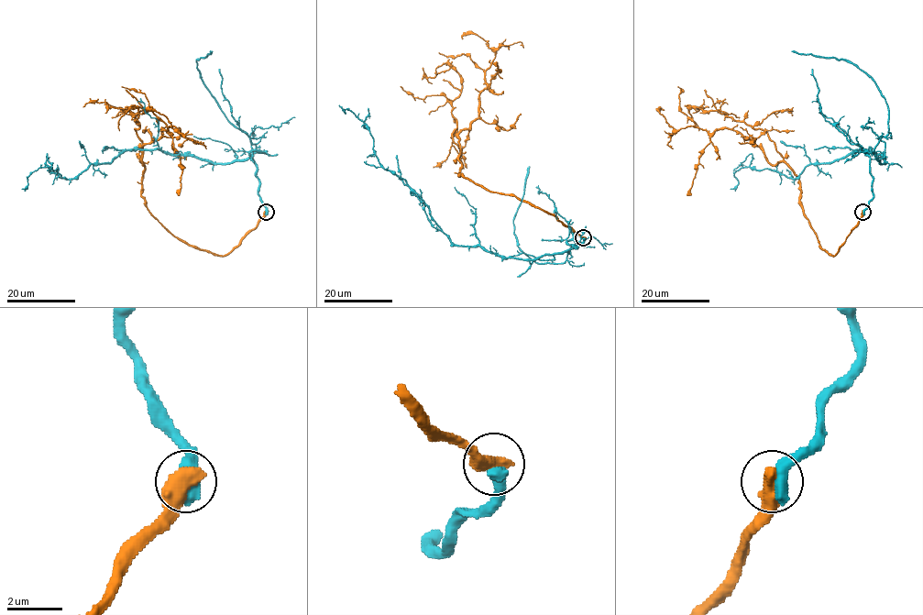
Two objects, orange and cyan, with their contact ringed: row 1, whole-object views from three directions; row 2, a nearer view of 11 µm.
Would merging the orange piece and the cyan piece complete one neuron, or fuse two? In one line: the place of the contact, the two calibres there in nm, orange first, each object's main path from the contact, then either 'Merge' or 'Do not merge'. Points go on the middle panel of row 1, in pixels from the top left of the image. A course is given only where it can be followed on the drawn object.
Place: (583, 237). Thickness 700 nm (orange) against 650 nm. Course of orange: (583, 237), (542, 209), (458, 175), (458, 134), (478, 115), (485, 71), (495, 53), (476, 34), (462, 39). Course of cyan: (583, 237), (532, 259), (456, 246), (381, 164), (368, 127), (339, 105). Do not merge

